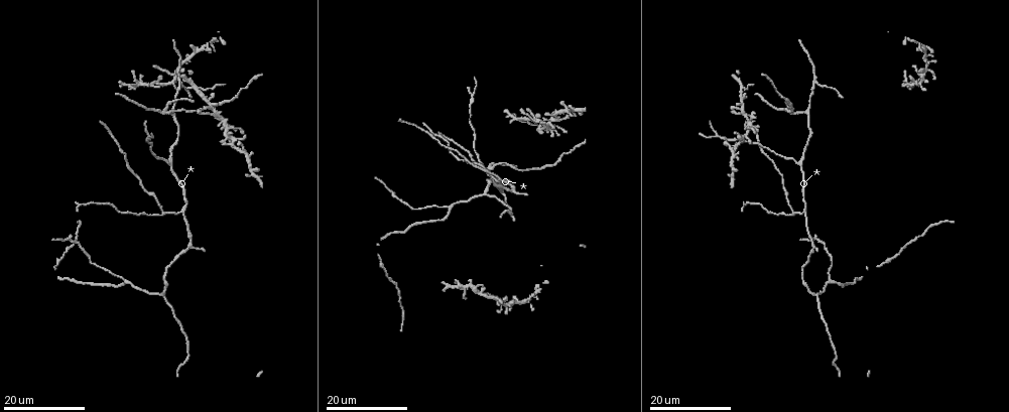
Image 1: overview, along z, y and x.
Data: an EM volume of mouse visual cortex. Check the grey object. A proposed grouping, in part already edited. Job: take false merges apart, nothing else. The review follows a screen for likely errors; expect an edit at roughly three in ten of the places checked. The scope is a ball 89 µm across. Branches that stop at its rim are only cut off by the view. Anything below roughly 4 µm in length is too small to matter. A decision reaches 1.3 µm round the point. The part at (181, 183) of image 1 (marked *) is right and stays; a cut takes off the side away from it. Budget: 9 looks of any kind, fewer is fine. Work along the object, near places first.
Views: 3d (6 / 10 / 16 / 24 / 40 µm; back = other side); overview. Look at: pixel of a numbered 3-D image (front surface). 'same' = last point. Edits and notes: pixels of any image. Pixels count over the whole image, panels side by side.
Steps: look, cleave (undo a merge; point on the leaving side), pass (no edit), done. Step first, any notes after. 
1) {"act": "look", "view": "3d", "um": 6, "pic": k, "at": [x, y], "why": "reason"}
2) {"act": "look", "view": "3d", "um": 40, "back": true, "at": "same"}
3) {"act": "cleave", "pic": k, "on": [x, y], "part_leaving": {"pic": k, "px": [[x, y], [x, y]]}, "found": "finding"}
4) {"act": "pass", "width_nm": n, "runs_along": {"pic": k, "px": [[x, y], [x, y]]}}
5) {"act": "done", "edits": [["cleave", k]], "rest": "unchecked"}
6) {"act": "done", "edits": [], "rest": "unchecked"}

{"act": "look", "view": "3d", "um": 24, "pic": 1, "at": [214, 115]}

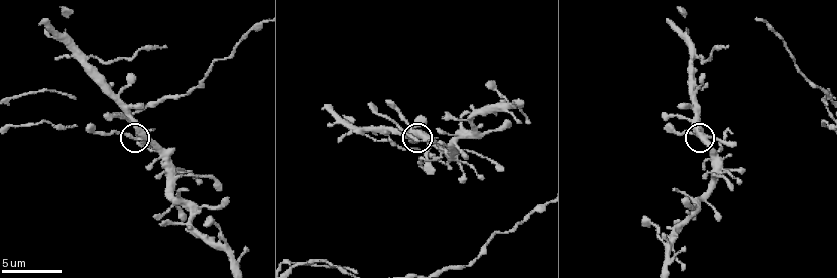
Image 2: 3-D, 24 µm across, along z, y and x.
{"act": "look", "view": "3d", "um": 6, "pic": 2, "at": [412, 138]}

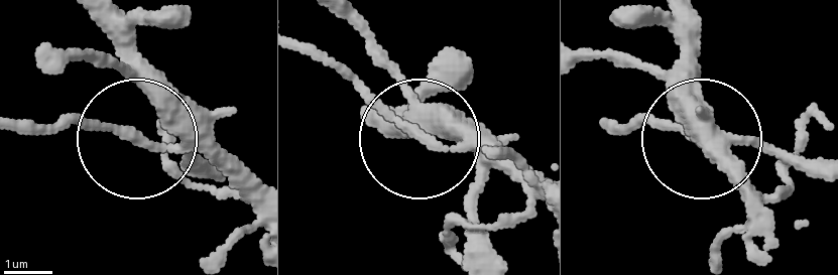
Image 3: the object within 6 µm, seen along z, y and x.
{"act": "pass", "found": "all the same neuron"}

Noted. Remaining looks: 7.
{"act": "look", "view": "3d", "um": 16, "pic": 1, "at": [161, 113], "why": "looks like a crossing"}

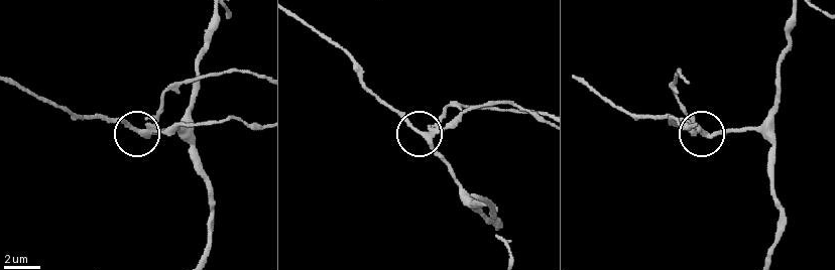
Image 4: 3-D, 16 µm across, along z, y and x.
{"act": "look", "view": "3d", "um": 6, "pic": 4, "at": [145, 129]}

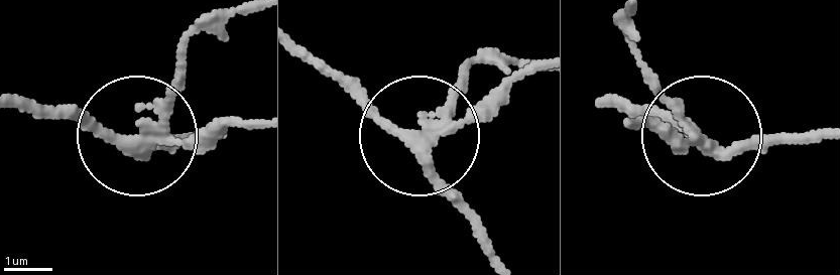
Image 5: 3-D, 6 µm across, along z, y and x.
{"act": "cleave", "pic": 5, "on": [178, 76], "arms": 4, "part_leaving": {"pic": 5, "px": [[698, 129], [649, 73], [629, 12]]}, "found": "two neurons meet here"}

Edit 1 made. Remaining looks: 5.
{"act": "look", "view": "overview"}

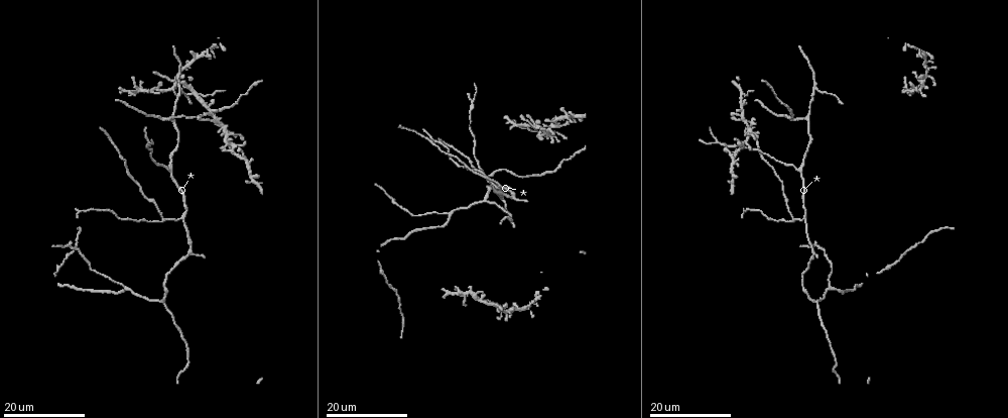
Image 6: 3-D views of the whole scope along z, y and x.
{"act": "look", "view": "3d", "um": 24, "pic": 6, "at": [503, 200], "why": "branch point"}

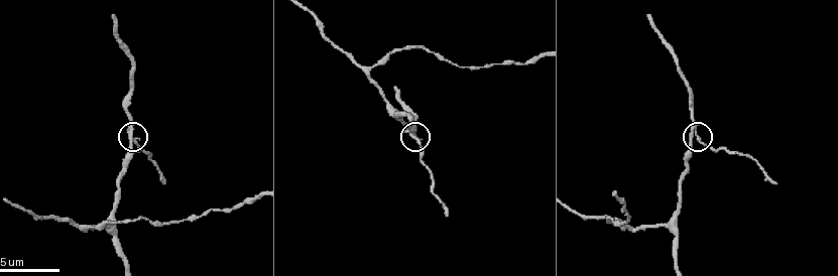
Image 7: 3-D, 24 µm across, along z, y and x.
{"act": "look", "view": "3d", "um": 6, "pic": 7, "at": [695, 132]}

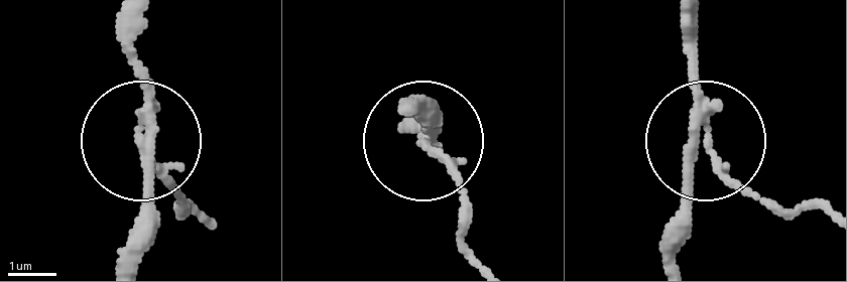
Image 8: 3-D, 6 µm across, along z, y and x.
{"act": "cleave", "pic": 8, "on": [441, 155], "side_arm_um": 12, "part_leaving": {"pic": 8, "px": [[427, 140], [458, 176], [474, 260]]}, "found": "a second neuron is stuck on"}

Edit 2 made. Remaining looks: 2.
{"act": "done", "edits": [["cleave", 5], ["cleave", 8]], "rest": "unchecked"}

